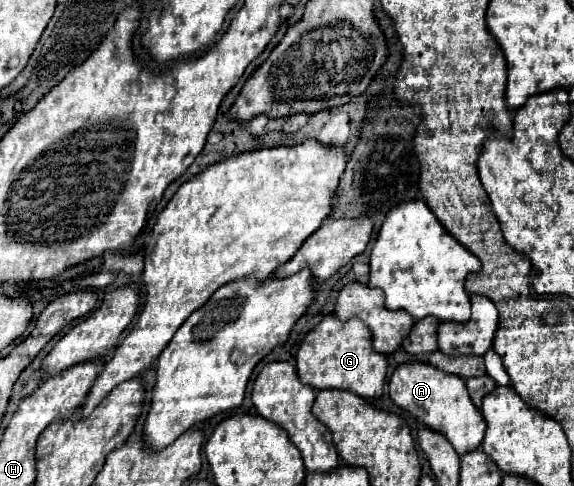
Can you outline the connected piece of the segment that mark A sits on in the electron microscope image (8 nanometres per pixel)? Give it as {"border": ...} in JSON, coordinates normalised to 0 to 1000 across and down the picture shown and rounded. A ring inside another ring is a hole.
{"border":[[[711,745],[683,765],[676,794],[686,831],[714,848],[735,877],[777,897],[777,905],[791,918],[798,934],[812,934],[836,922],[847,889],[847,868],[836,844],[822,831],[812,807],[812,786],[805,778],[784,774],[739,745]]]}

